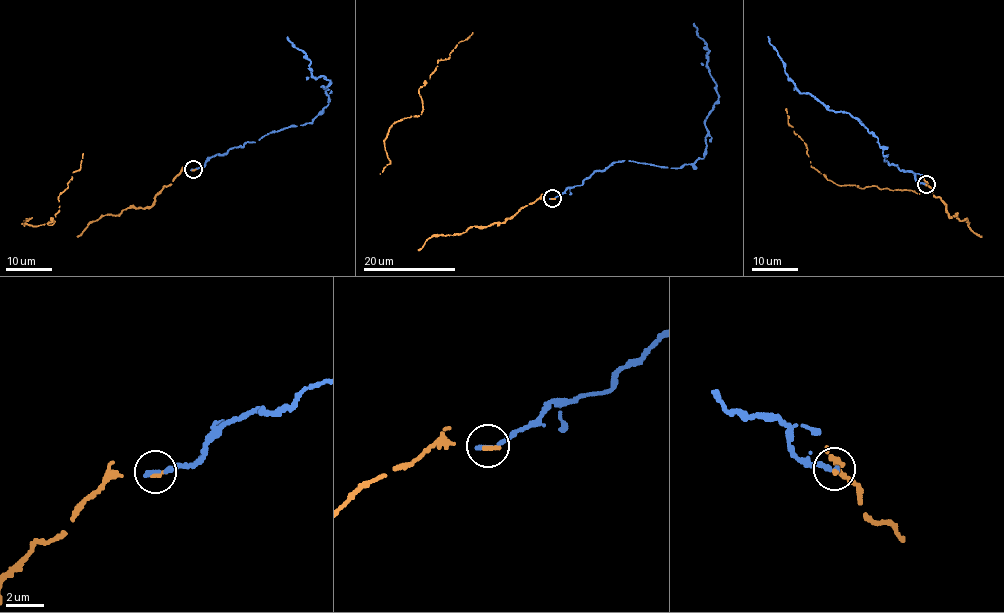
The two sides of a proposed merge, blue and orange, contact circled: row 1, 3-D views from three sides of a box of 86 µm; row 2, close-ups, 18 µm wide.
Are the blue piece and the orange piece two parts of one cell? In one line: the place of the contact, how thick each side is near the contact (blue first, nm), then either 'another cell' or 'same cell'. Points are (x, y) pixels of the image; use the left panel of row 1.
place (193, 169); calibres 320 and 240 nm; same cell

